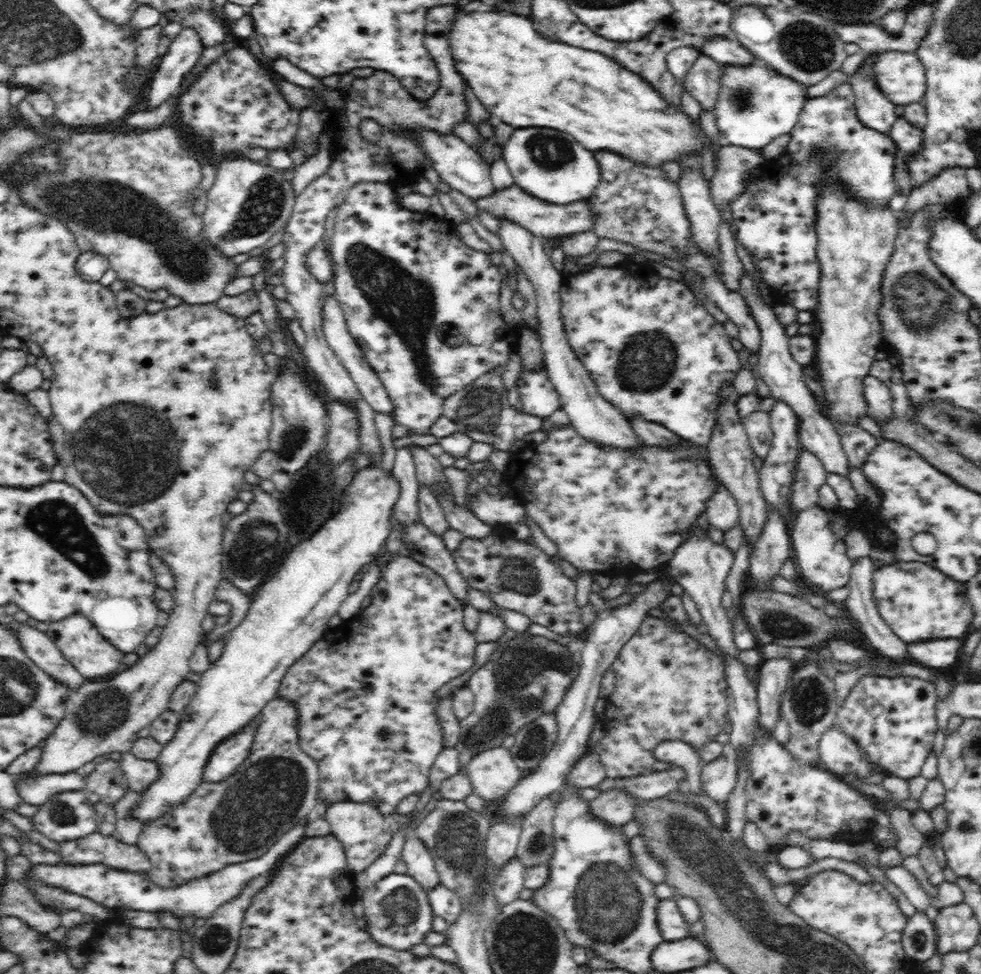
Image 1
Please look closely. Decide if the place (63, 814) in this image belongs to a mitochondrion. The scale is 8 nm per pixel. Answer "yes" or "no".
yes

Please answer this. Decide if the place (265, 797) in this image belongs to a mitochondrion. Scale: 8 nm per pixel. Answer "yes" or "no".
yes

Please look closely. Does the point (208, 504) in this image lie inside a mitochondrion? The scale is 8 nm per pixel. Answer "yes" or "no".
no

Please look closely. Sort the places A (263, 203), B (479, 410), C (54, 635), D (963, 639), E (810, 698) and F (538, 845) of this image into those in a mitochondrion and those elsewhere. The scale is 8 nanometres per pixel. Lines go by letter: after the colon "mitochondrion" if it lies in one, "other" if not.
A: mitochondrion
B: mitochondrion
C: other
D: other
E: mitochondrion
F: mitochondrion

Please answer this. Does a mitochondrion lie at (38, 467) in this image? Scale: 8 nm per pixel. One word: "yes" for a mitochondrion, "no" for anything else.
no

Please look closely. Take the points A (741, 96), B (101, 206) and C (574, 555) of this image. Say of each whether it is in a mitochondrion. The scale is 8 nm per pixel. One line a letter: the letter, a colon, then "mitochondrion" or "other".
A: mitochondrion
B: mitochondrion
C: other

